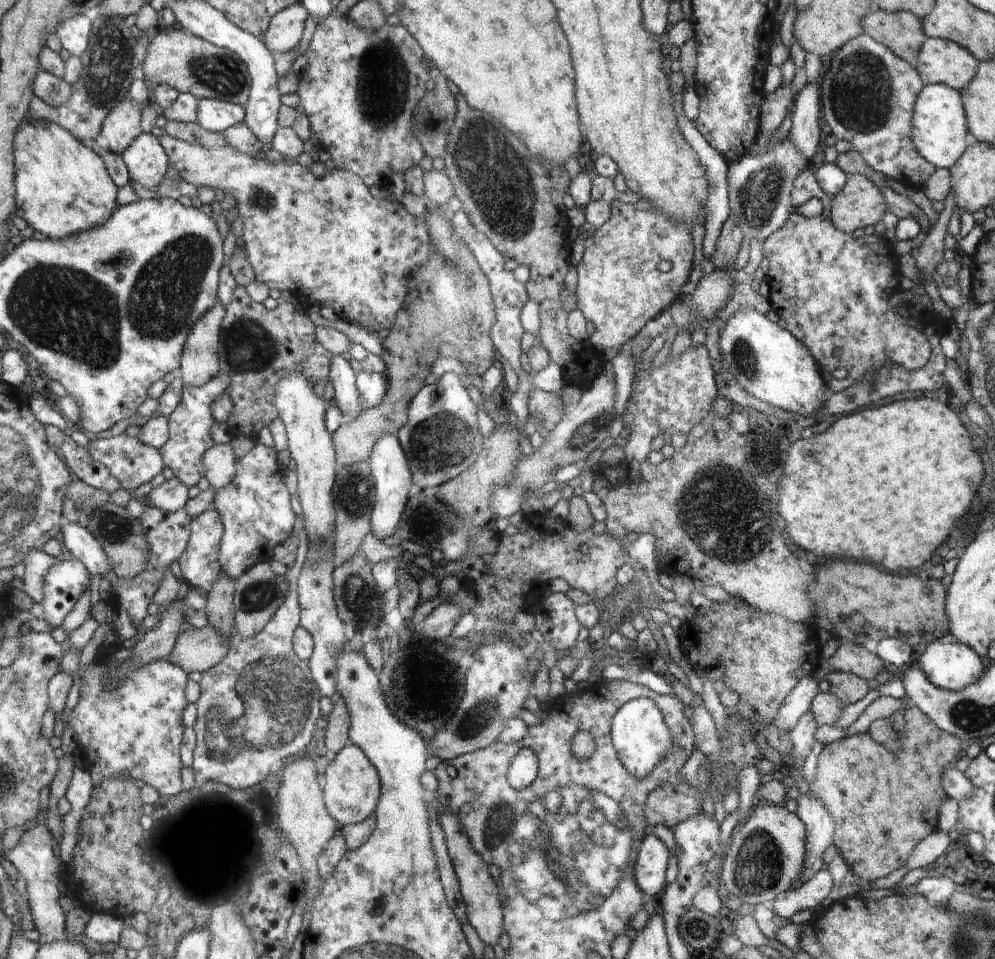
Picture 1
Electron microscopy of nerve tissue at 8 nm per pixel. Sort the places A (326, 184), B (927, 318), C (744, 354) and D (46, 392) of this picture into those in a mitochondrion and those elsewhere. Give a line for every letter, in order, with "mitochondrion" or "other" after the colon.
A: other
B: other
C: mitochondrion
D: other

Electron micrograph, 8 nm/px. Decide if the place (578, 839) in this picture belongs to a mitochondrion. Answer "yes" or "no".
yes

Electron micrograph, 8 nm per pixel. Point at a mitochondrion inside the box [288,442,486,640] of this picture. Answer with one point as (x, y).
(427, 521)

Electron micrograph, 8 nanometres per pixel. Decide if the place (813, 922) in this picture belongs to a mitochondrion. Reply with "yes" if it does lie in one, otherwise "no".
no

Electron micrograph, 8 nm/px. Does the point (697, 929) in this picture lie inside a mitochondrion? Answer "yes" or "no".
yes

